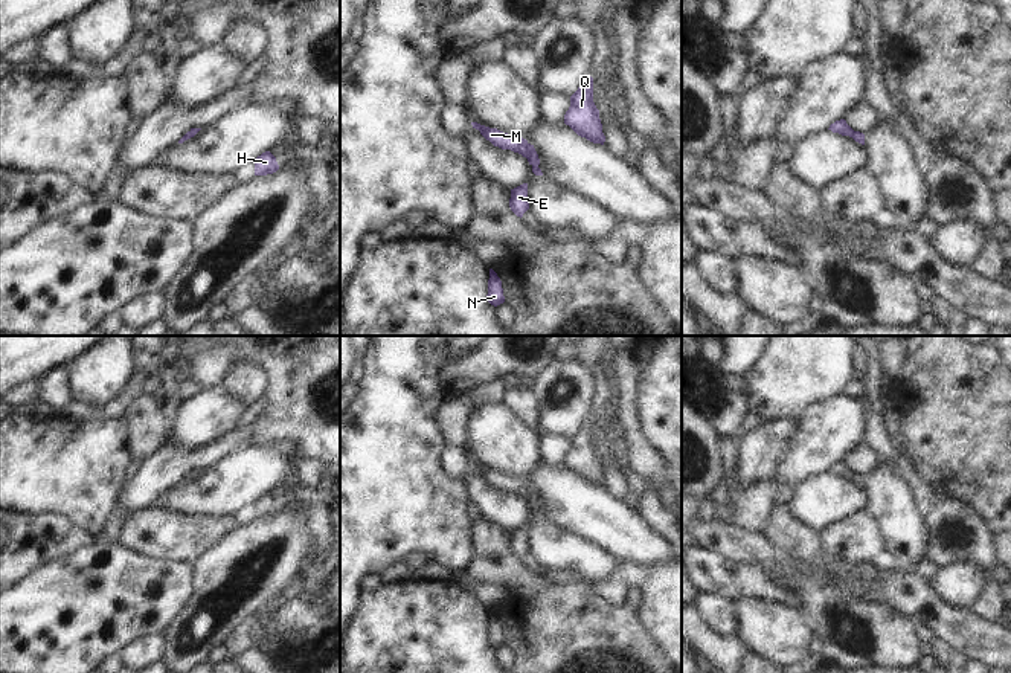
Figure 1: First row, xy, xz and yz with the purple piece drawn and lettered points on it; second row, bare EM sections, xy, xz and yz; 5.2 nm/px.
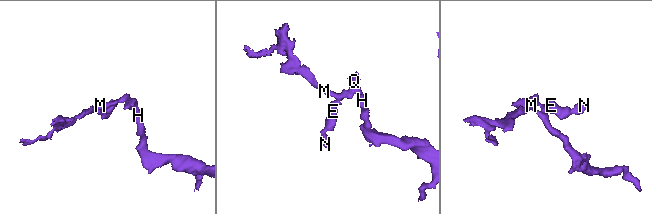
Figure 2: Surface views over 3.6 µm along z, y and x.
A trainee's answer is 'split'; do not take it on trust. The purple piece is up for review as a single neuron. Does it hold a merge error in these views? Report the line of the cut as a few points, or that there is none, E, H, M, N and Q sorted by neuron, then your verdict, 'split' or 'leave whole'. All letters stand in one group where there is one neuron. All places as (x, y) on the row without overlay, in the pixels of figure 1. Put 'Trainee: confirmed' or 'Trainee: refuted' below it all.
no cut; E H M N Q; leave whole
Trainee: refuted

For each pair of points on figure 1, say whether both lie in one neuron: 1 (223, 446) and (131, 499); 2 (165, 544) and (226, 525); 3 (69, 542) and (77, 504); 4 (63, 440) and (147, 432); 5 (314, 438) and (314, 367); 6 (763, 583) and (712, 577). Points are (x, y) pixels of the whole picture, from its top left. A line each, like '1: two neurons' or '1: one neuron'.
1: one neuron
2: one neuron
3: two neurons
4: two neurons
5: one neuron
6: one neuron

